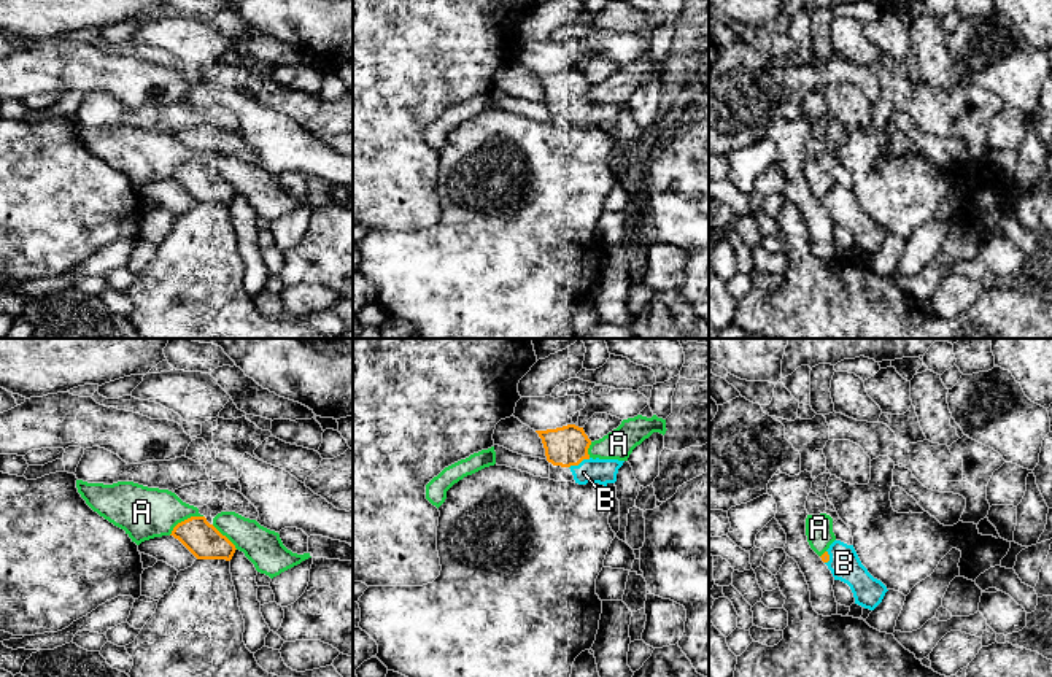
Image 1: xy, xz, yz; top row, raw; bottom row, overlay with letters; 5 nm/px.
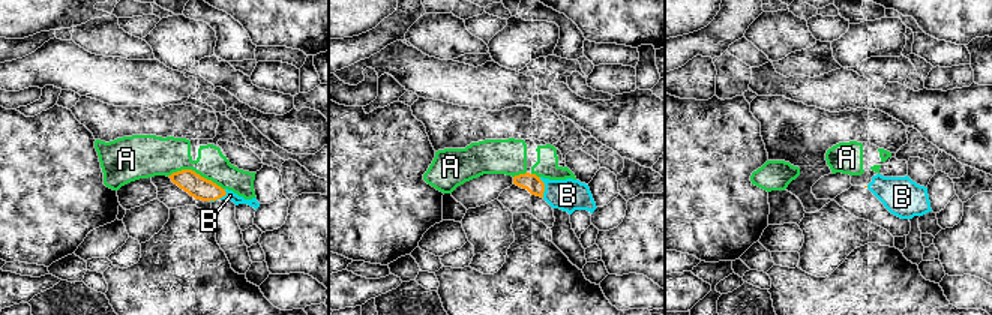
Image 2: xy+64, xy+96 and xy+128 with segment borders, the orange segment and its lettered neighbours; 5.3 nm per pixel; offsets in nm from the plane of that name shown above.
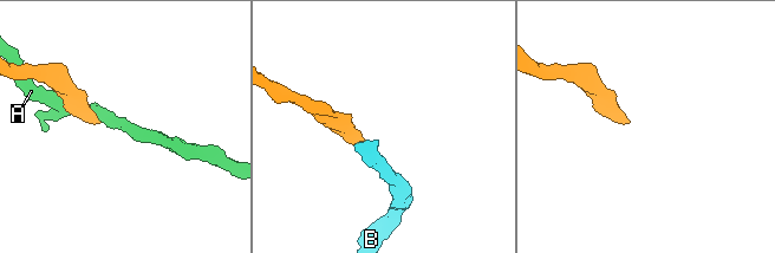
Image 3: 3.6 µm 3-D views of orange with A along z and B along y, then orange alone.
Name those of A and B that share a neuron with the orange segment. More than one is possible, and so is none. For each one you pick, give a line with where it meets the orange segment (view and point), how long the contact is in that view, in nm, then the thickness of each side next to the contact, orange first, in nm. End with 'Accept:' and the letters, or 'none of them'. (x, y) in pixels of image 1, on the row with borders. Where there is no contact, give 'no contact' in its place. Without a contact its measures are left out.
B: meets orange in xz at (579, 463); contact 120 nm long; 200 nm thick on the orange side, 130 nm on the other
Accept: B

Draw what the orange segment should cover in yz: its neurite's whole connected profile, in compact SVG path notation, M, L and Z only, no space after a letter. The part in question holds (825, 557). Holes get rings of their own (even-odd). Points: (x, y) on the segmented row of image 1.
M834 540L820 558L831 571L834 580L850 586L855 604L874 610L882 602L888 590L861 564L853 545Z

